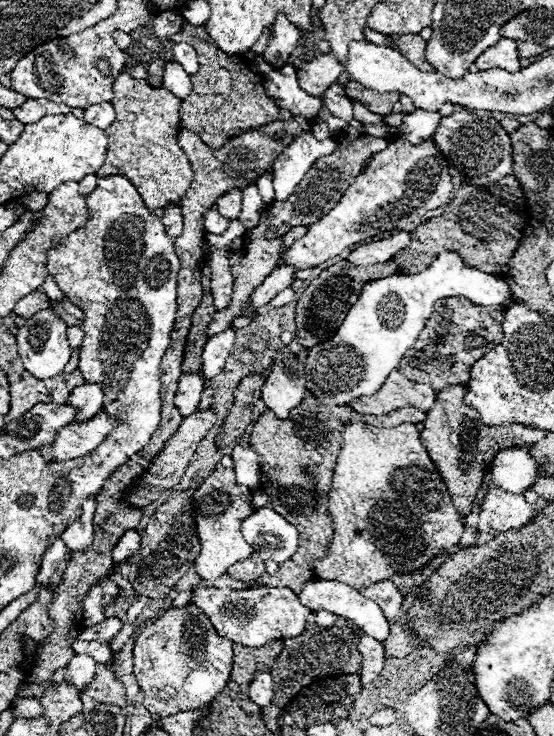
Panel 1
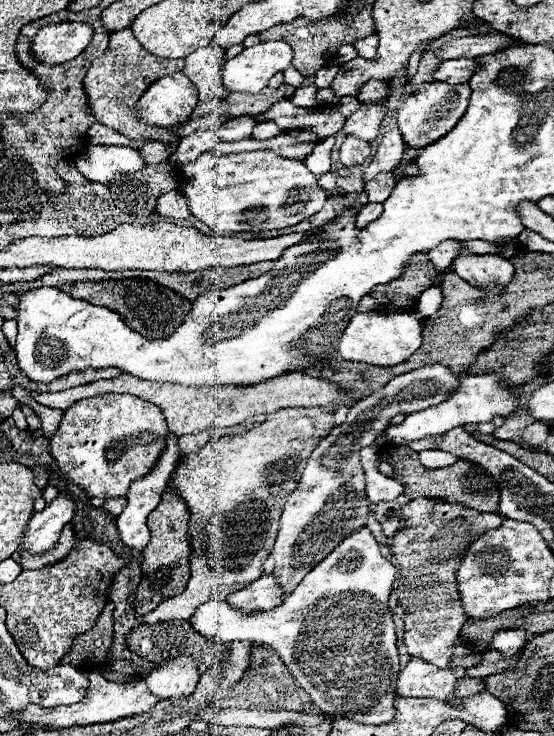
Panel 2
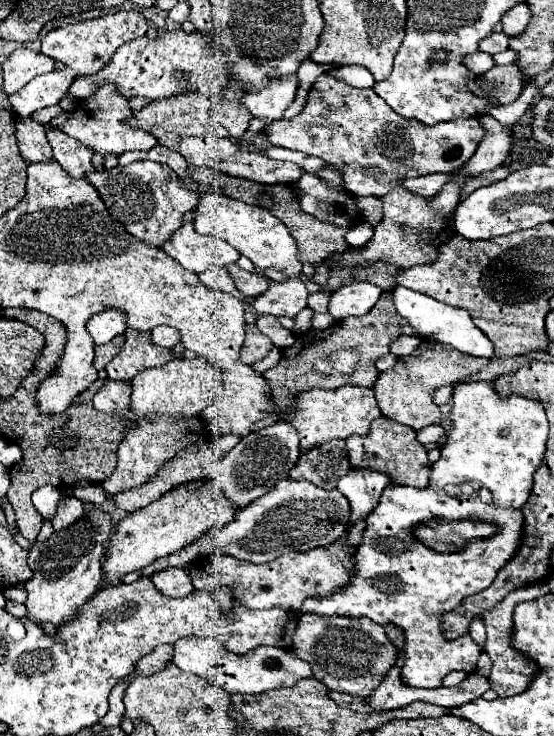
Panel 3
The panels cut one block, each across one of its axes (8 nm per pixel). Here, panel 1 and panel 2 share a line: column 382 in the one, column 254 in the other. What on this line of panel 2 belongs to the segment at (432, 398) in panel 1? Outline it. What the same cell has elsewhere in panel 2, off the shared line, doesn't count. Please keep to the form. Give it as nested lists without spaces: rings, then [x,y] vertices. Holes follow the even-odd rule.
[[[304,372],[282,374],[276,378],[252,384],[252,386],[200,386],[200,388],[180,386],[180,384],[170,384],[170,382],[150,382],[150,380],[140,380],[132,374],[122,374],[112,380],[96,380],[96,382],[90,382],[88,386],[76,386],[74,390],[62,390],[60,394],[32,392],[30,398],[36,400],[38,404],[66,410],[68,406],[72,406],[78,400],[84,400],[88,396],[92,398],[92,396],[106,394],[106,392],[110,392],[110,394],[112,392],[114,394],[128,392],[128,394],[136,394],[138,398],[156,404],[162,410],[162,414],[168,422],[168,428],[176,436],[202,432],[202,430],[214,428],[214,426],[236,426],[256,414],[272,414],[282,408],[324,408],[326,406],[332,412],[336,412],[340,406],[352,408],[358,402],[356,398],[346,394],[346,390],[342,390],[340,386],[336,386],[328,380],[304,374]]]

